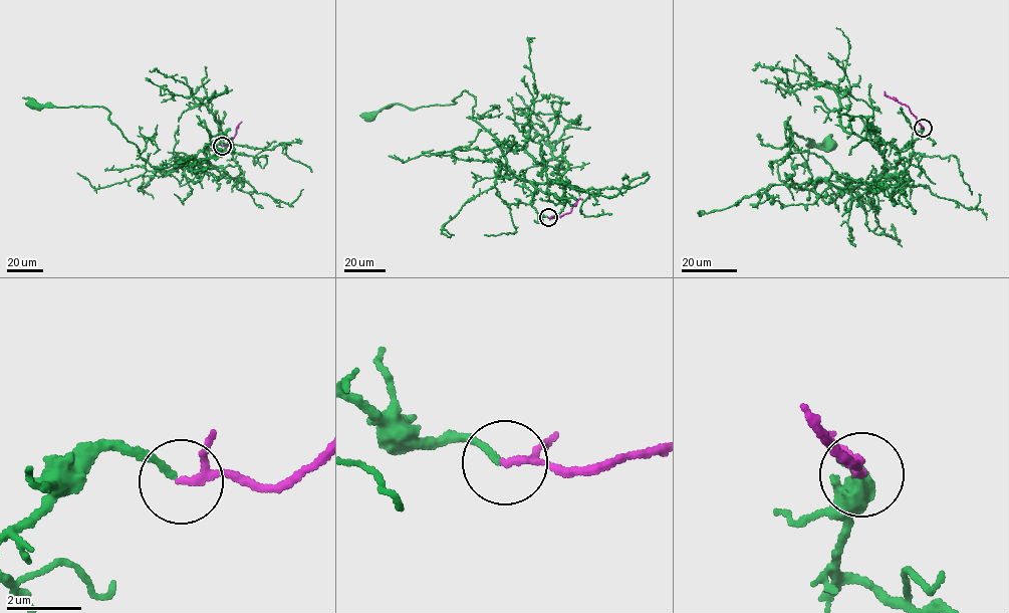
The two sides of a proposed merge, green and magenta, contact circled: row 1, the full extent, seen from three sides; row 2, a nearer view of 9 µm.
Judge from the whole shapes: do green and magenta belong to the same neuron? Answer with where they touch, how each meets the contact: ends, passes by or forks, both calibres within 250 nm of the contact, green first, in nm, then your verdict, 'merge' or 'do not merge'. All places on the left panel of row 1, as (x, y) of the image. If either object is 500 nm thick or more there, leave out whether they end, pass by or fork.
at (222, 146); green ends there; magenta passes by; 170 nm thick on the green side, 150 nm on the other; merge

